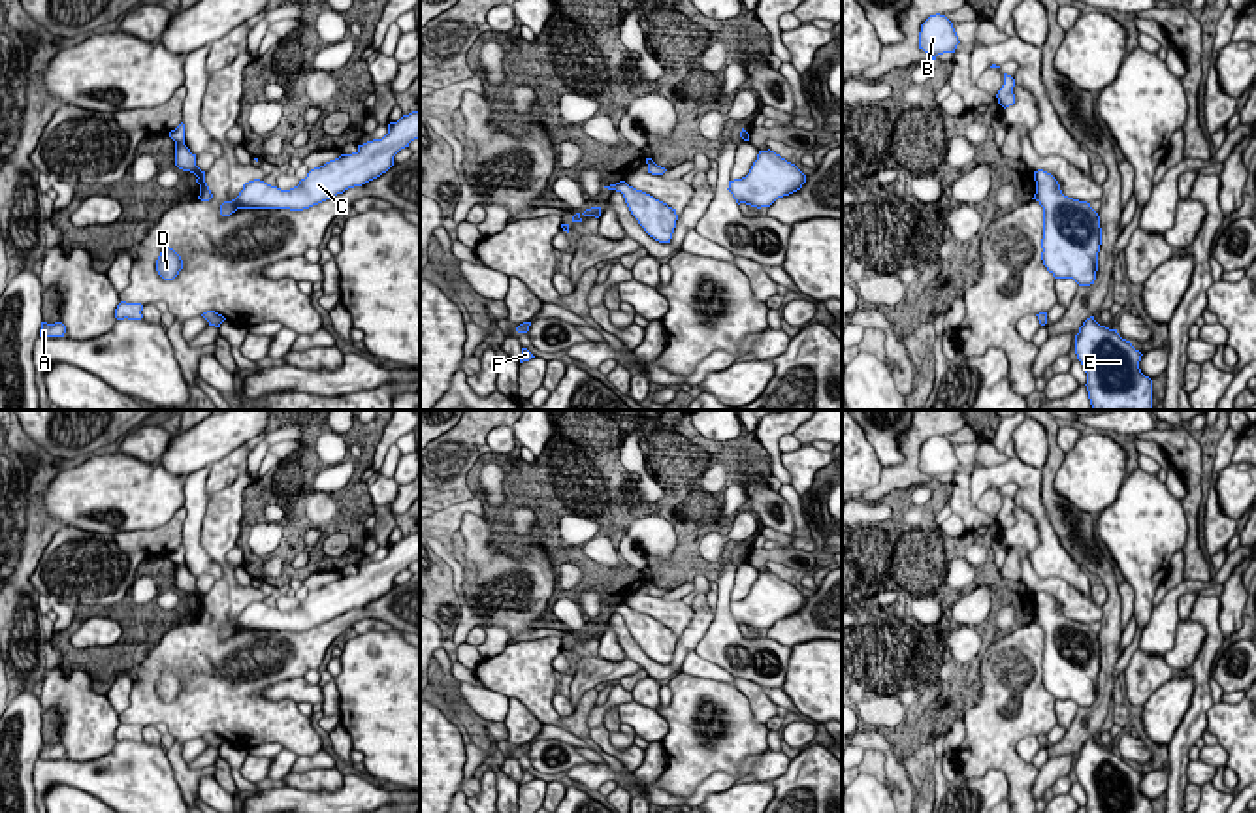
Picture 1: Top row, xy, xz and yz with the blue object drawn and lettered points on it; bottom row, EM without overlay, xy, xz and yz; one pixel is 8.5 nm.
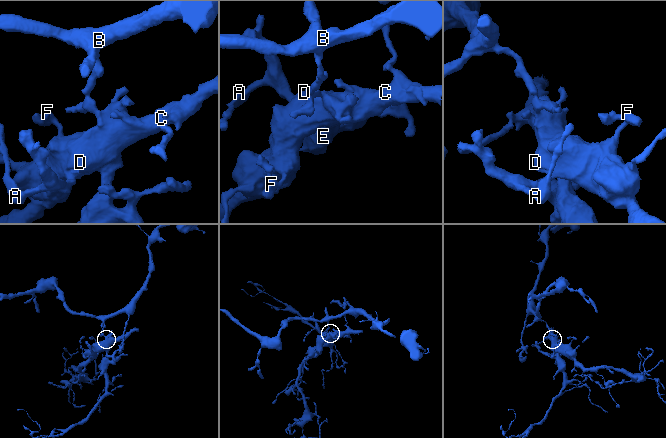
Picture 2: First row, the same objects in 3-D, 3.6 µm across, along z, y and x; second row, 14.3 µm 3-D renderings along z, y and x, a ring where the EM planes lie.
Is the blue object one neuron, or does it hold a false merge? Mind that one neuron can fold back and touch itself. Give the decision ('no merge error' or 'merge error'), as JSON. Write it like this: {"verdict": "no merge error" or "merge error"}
{"verdict": "merge error"}

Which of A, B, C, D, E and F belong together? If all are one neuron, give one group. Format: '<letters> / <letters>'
A C D E F / B

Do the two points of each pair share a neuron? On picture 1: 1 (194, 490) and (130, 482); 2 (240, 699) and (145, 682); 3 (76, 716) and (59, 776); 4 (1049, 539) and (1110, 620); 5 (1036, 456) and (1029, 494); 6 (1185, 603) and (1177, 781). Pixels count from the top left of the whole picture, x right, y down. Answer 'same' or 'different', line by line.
1: different
2: same
3: different
4: different
5: different
6: different

